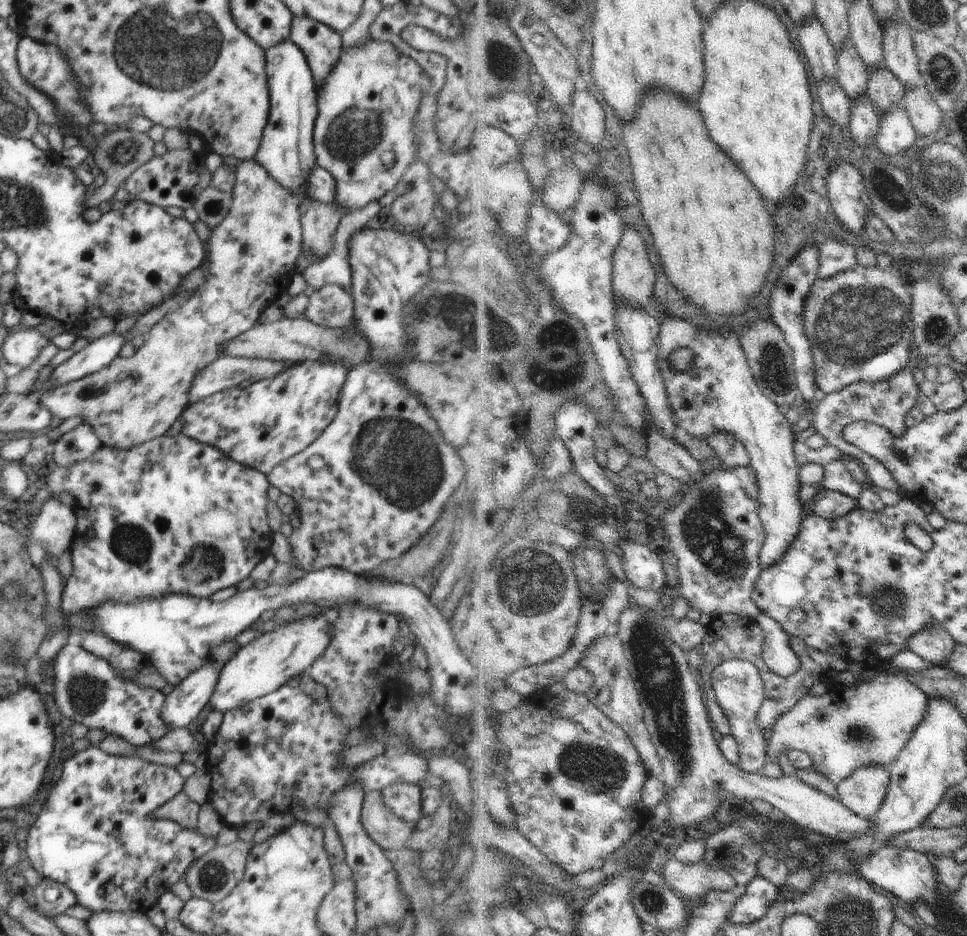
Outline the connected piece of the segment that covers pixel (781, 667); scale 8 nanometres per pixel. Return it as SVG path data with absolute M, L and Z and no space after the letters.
M762 614L759 619L760 625L768 634L764 655L768 667L777 674L789 678L802 667L802 656L792 648L792 636L782 628L778 620L774 620L768 614Z

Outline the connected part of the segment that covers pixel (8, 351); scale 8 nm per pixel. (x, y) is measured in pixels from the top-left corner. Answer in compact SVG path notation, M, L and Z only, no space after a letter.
M23 327L8 333L2 344L2 353L8 364L24 370L28 366L35 366L34 360L49 342L46 334L42 334L35 327L34 330Z

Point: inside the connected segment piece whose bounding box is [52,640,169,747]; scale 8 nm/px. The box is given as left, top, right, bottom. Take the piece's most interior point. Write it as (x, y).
(87, 689)

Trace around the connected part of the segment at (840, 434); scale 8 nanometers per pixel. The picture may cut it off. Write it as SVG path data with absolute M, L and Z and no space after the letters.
M908 368L900 372L890 380L884 380L880 383L855 383L853 386L842 390L842 392L830 395L820 395L817 404L814 407L814 420L811 426L814 426L816 433L824 436L828 441L828 445L840 448L847 456L852 456L858 461L862 461L869 473L871 485L877 489L892 489L904 494L910 495L910 492L904 488L904 484L900 484L900 480L896 480L896 476L888 470L888 466L866 453L862 448L850 444L844 436L846 428L856 421L872 422L885 428L888 428L895 436L902 436L907 431L905 419L909 412L917 407L921 391L914 370Z

